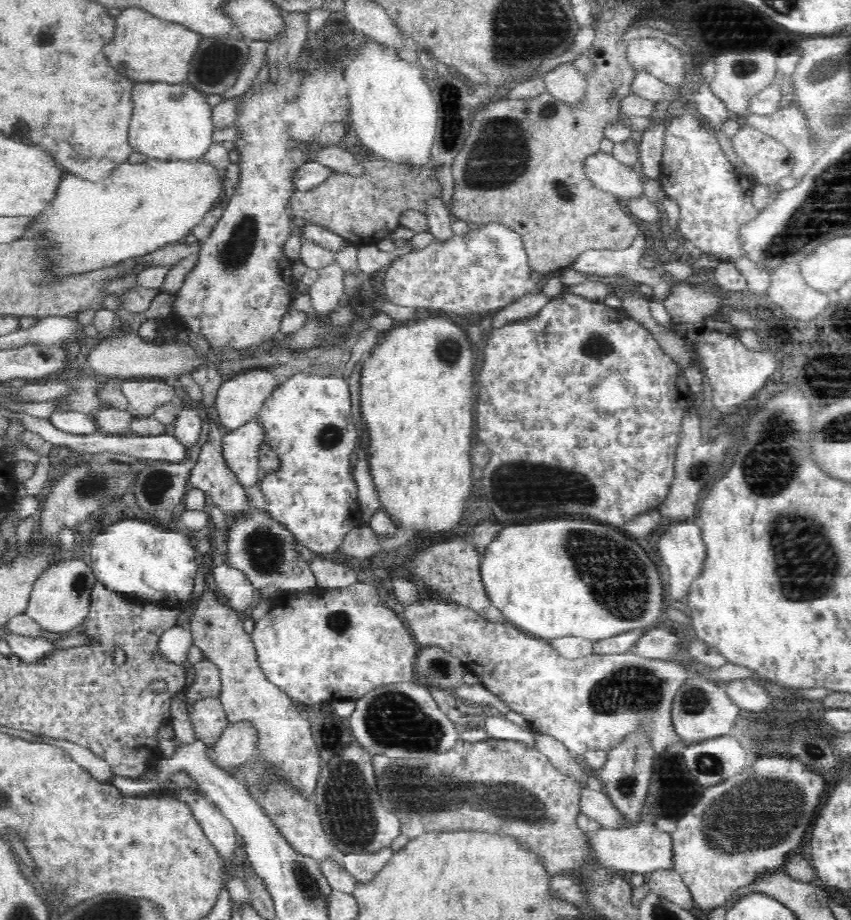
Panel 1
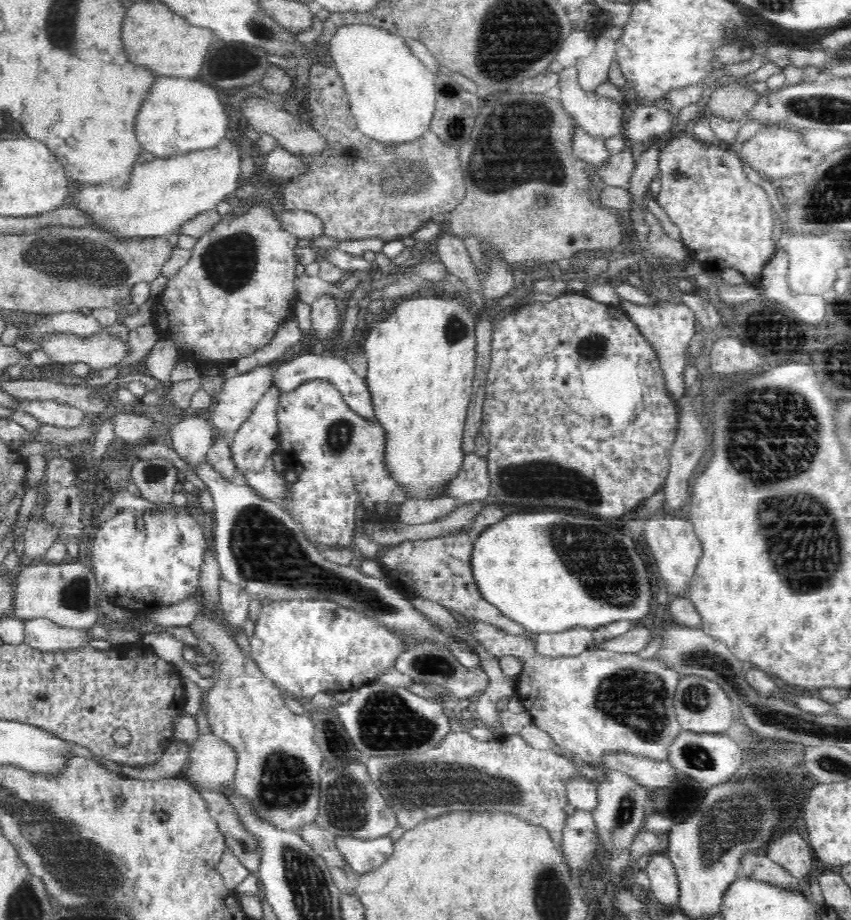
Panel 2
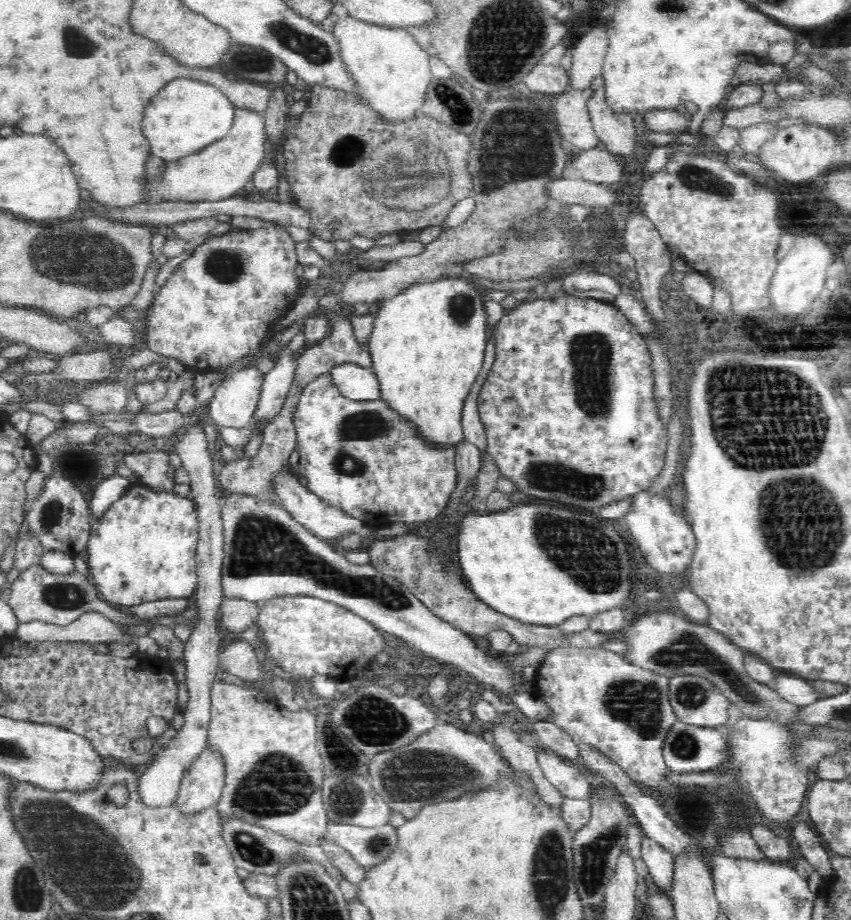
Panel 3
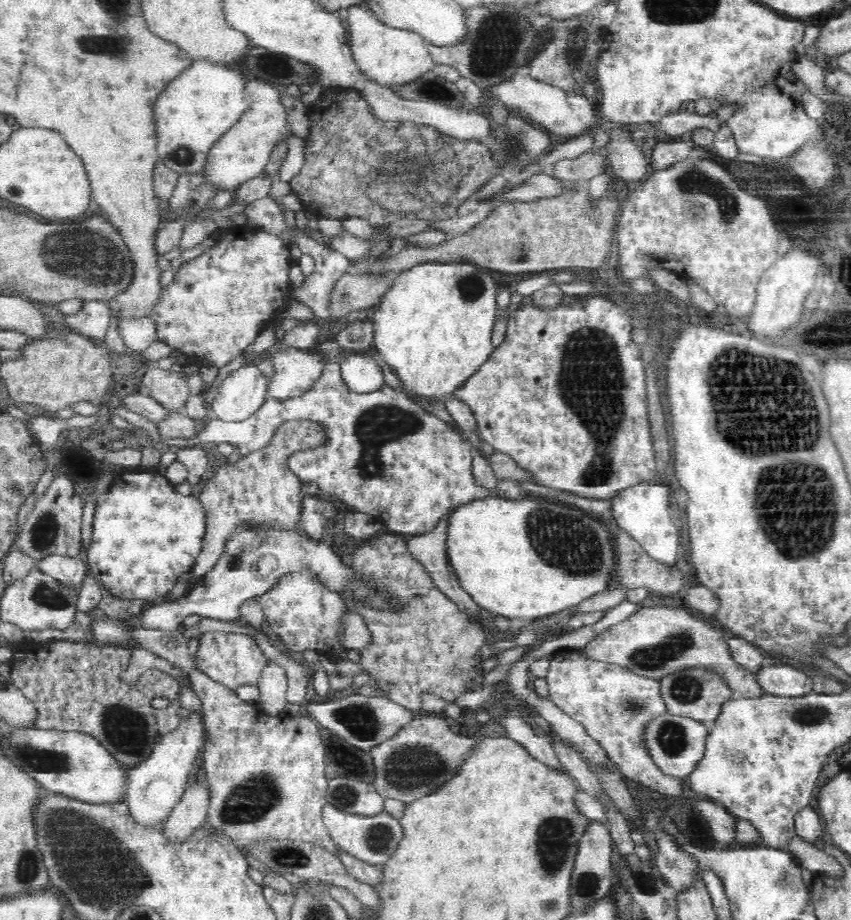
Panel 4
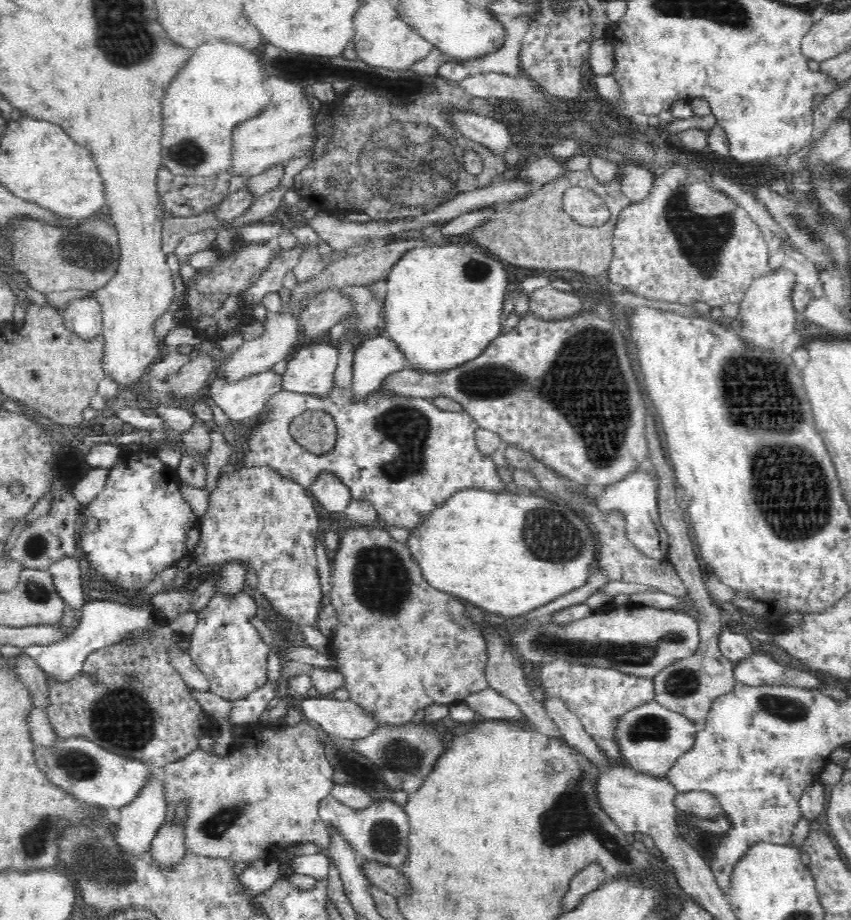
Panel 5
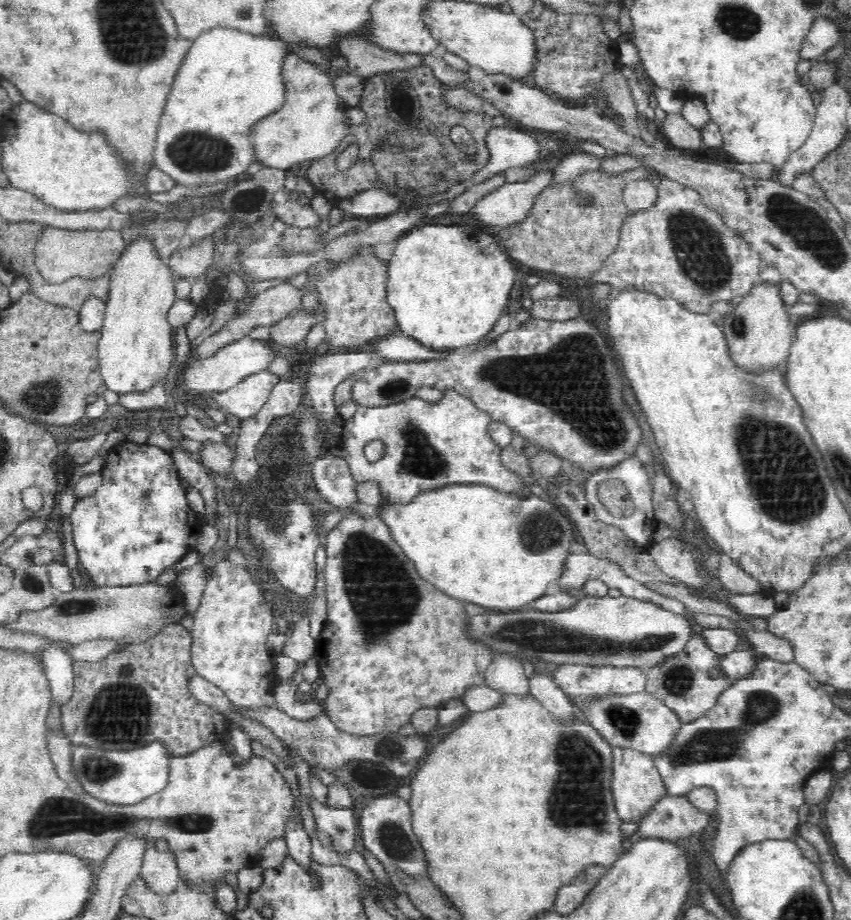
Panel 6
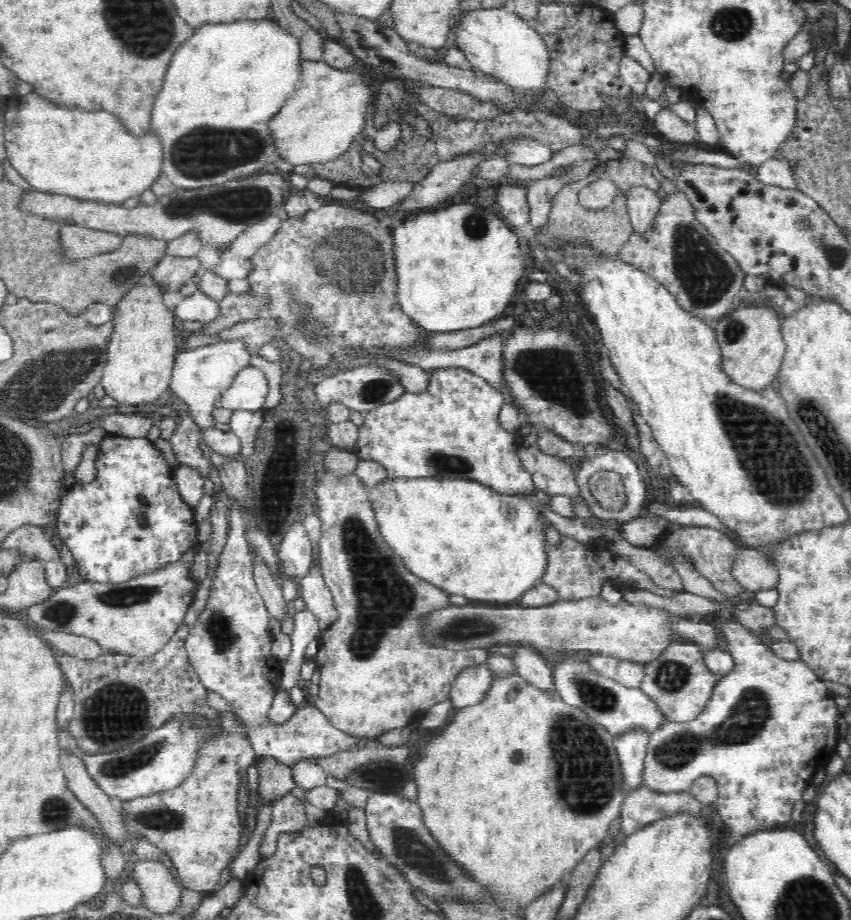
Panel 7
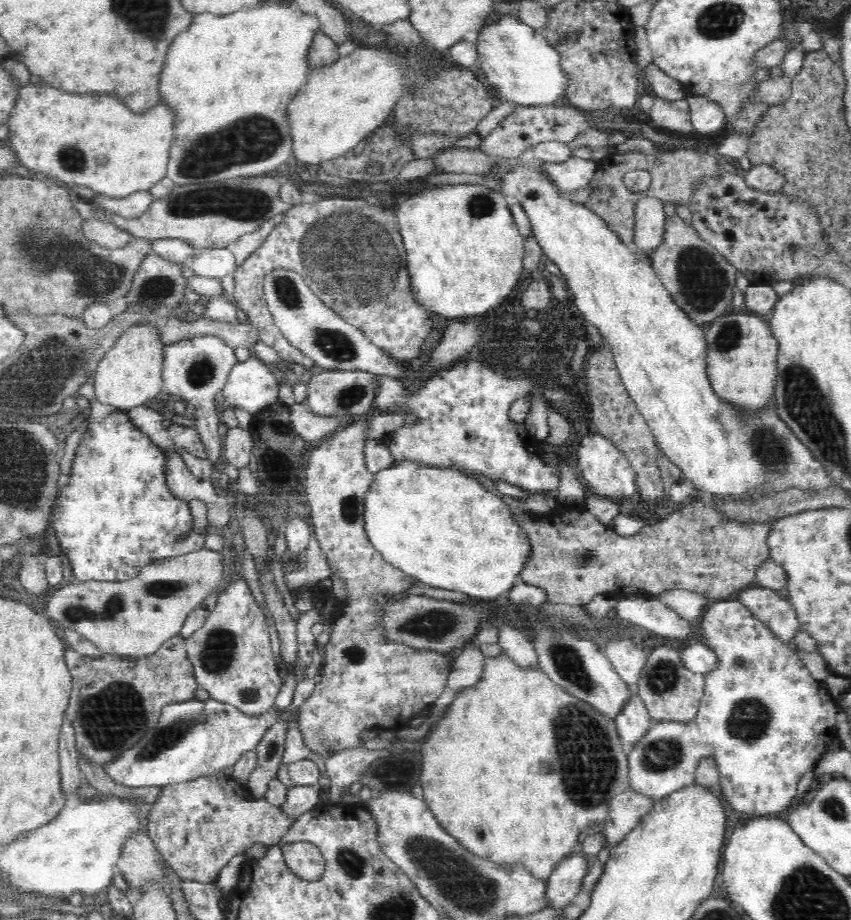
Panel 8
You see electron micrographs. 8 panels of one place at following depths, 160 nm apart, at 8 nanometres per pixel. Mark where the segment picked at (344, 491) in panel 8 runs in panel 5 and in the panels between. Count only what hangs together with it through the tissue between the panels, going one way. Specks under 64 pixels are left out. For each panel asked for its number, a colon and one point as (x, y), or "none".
5: (402, 645)
6: (392, 644)
7: (378, 671)

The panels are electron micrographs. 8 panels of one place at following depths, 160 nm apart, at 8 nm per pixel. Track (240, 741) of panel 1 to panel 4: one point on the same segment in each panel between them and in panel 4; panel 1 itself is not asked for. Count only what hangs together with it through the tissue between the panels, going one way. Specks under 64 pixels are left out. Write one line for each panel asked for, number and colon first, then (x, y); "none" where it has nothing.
2: (213, 762)
3: (202, 784)
4: (192, 810)

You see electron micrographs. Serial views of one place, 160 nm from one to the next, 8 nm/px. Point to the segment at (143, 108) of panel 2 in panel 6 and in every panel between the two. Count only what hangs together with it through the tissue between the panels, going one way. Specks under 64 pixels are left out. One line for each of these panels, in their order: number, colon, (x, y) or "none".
3: (185, 116)
4: (195, 109)
5: (220, 87)
6: (229, 81)

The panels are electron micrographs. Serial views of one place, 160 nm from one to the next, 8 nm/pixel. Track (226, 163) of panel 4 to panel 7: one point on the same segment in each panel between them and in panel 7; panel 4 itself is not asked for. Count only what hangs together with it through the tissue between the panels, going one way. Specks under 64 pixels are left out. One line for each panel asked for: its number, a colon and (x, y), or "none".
5: (284, 127)
6: (310, 122)
7: (319, 121)

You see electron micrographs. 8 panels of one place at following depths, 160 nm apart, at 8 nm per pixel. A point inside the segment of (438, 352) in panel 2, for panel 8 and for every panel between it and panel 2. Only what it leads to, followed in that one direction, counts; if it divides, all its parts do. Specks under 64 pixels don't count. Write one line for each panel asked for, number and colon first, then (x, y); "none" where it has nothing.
3: (427, 345)
4: (433, 328)
5: (443, 308)
6: (447, 286)
7: (457, 268)
8: (464, 255)

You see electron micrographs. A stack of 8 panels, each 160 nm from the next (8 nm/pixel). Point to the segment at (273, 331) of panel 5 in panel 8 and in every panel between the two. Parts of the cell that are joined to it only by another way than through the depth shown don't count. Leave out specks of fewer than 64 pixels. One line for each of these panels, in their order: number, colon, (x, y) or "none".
6: (229, 366)
7: (200, 375)
8: (197, 371)

